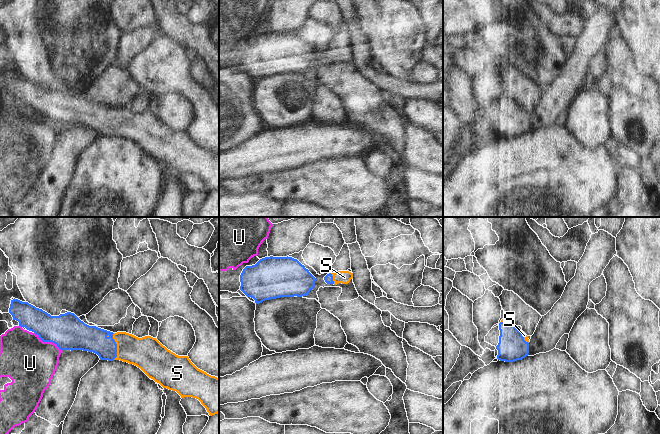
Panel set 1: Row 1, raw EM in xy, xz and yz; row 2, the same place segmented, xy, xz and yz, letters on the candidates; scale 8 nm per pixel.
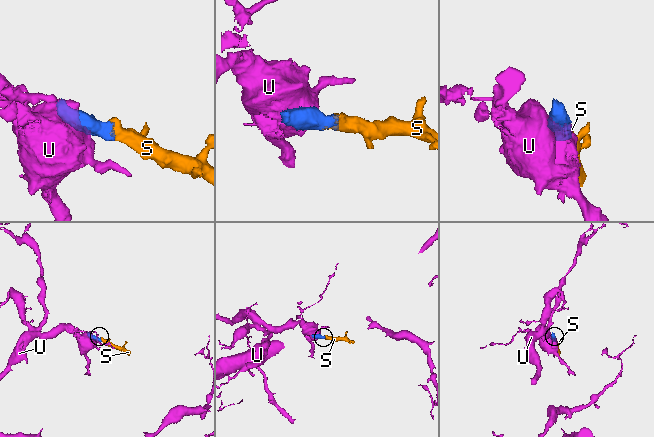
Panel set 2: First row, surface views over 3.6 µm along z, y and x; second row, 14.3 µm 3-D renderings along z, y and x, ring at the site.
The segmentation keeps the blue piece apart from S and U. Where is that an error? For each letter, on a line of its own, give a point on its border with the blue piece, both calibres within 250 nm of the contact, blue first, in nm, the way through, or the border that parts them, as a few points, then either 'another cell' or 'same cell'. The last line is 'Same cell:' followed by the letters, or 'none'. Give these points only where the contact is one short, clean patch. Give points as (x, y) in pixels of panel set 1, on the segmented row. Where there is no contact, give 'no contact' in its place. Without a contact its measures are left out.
S: meets blue in xy at (116, 346); 200 nm thick on the blue side, 260 nm on the other; runs through xy (88, 338), (108, 346), (116, 346), (124, 346), (146, 353); same cell
U: meets blue in xy at (48, 341); 280 nm thick on the blue side, 400 nm on the other; another cell
Same cell: S

